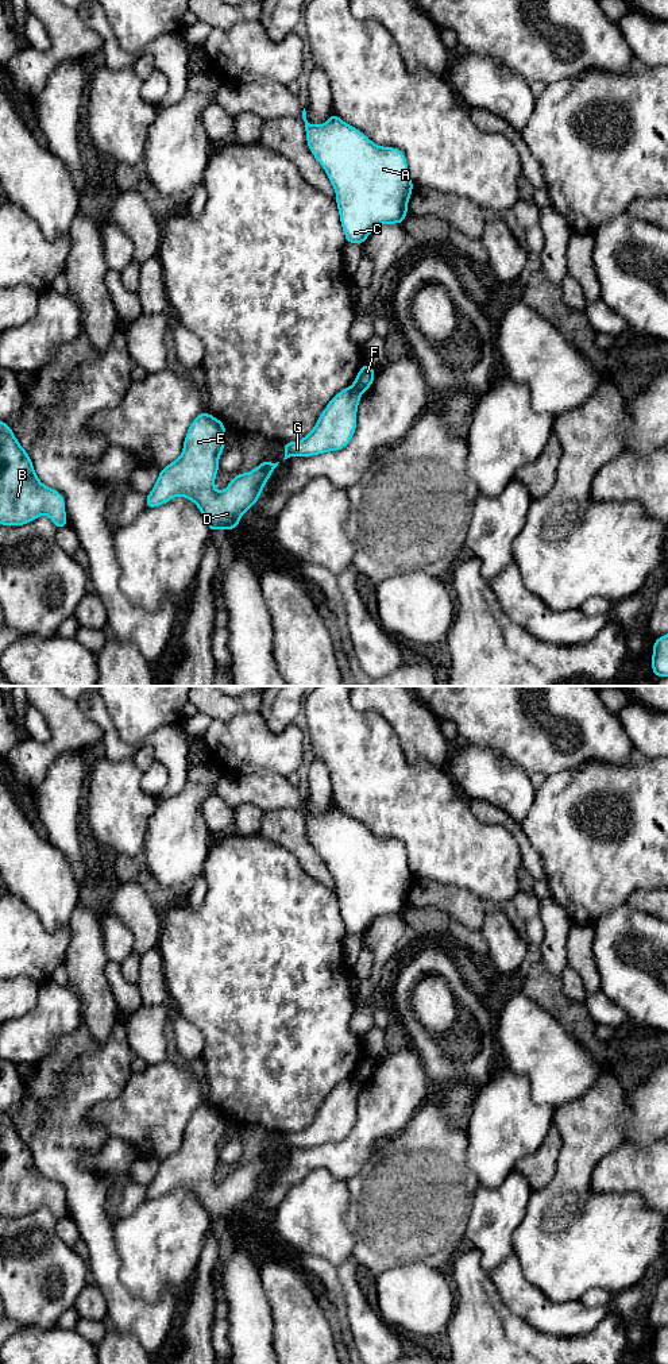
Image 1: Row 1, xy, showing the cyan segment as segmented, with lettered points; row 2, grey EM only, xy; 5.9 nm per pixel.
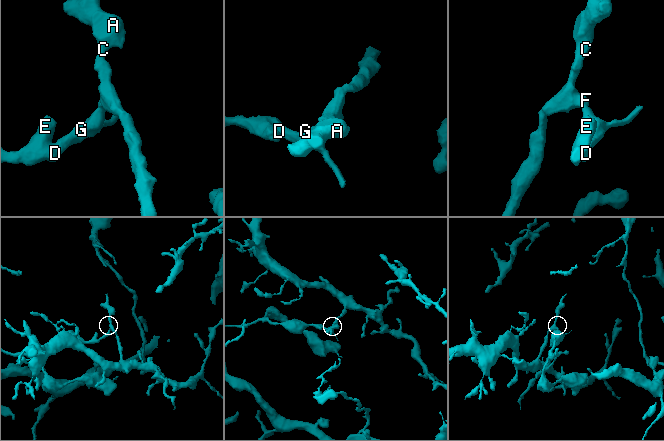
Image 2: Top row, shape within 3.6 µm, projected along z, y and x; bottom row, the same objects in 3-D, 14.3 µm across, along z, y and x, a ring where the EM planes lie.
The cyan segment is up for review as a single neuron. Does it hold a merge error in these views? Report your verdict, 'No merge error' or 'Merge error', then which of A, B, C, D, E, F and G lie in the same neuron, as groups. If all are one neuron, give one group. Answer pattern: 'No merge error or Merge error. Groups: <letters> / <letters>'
Merge error. Groups: A C F / B D E G

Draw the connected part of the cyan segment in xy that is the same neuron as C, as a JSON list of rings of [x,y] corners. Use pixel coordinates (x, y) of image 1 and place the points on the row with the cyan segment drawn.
[[[302,111],[310,153],[324,167],[336,192],[336,204],[347,243],[368,238],[379,224],[402,224],[408,215],[408,201],[414,188],[405,154],[399,149],[377,146],[363,132],[343,122],[335,112],[324,124],[314,126]]]

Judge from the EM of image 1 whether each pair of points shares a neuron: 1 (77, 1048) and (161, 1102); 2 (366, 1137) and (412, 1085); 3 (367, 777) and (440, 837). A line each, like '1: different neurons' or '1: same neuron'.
1: different neurons
2: same neuron
3: same neuron

